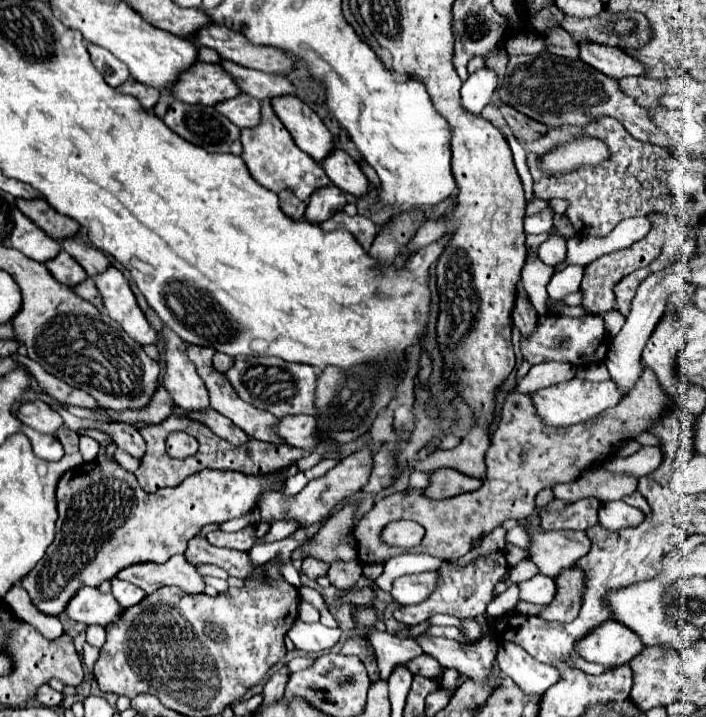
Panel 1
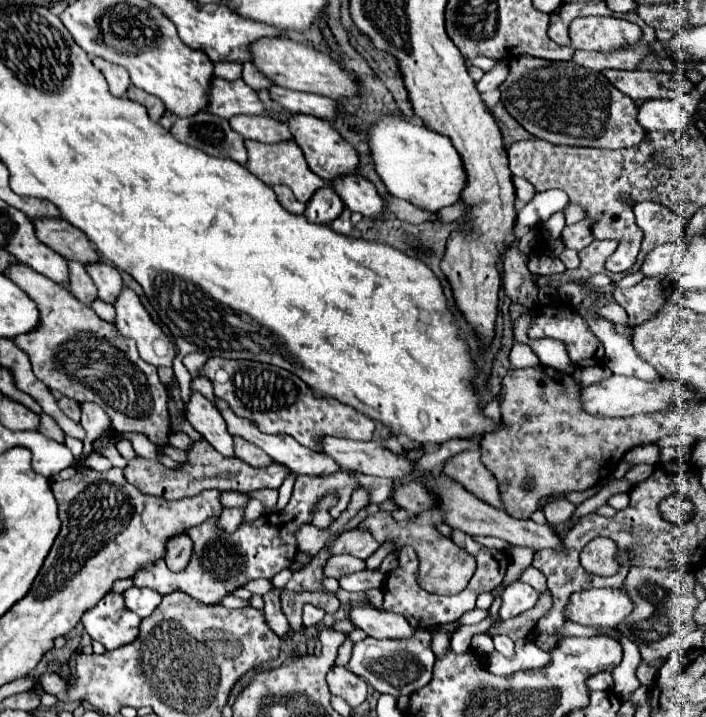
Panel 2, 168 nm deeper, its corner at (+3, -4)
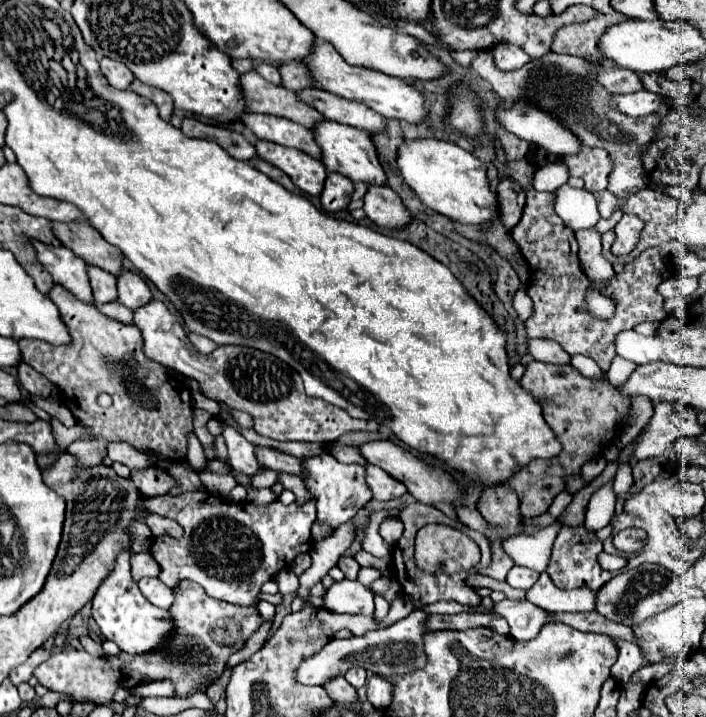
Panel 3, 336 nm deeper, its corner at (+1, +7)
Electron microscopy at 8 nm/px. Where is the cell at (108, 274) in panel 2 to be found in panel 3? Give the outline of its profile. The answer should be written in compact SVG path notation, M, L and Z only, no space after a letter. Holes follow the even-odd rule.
M122 270L116 276L116 290L118 290L118 300L124 306L128 306L130 310L140 308L140 304L144 304L152 298L150 288L146 286L146 282L130 270Z

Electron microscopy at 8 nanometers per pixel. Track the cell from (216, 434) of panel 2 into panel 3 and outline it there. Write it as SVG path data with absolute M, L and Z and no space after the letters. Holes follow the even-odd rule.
M220 414L214 418L222 426L222 436L224 436L226 448L228 448L228 464L248 476L254 476L262 468L254 458L254 446L234 426L224 422L224 418Z

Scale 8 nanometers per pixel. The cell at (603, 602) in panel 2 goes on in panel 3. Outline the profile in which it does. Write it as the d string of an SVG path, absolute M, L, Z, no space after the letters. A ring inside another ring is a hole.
M542 572L538 582L526 592L528 602L550 612L592 612L596 608L596 590L572 588L560 590L550 580L548 572Z

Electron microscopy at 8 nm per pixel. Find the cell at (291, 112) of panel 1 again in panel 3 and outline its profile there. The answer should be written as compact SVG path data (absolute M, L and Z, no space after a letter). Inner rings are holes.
M322 120L312 128L314 140L320 146L320 162L324 162L324 168L330 172L338 172L352 182L366 182L366 184L386 184L384 170L378 162L376 148L370 140L370 134L358 128L350 128L348 124Z

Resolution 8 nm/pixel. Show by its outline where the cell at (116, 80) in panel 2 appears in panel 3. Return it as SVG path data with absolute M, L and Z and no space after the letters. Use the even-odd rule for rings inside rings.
M102 58L100 60L100 68L102 68L102 74L108 78L108 82L118 90L126 90L130 86L130 82L134 80L132 72L122 62L116 62L116 60L110 60L110 58Z

